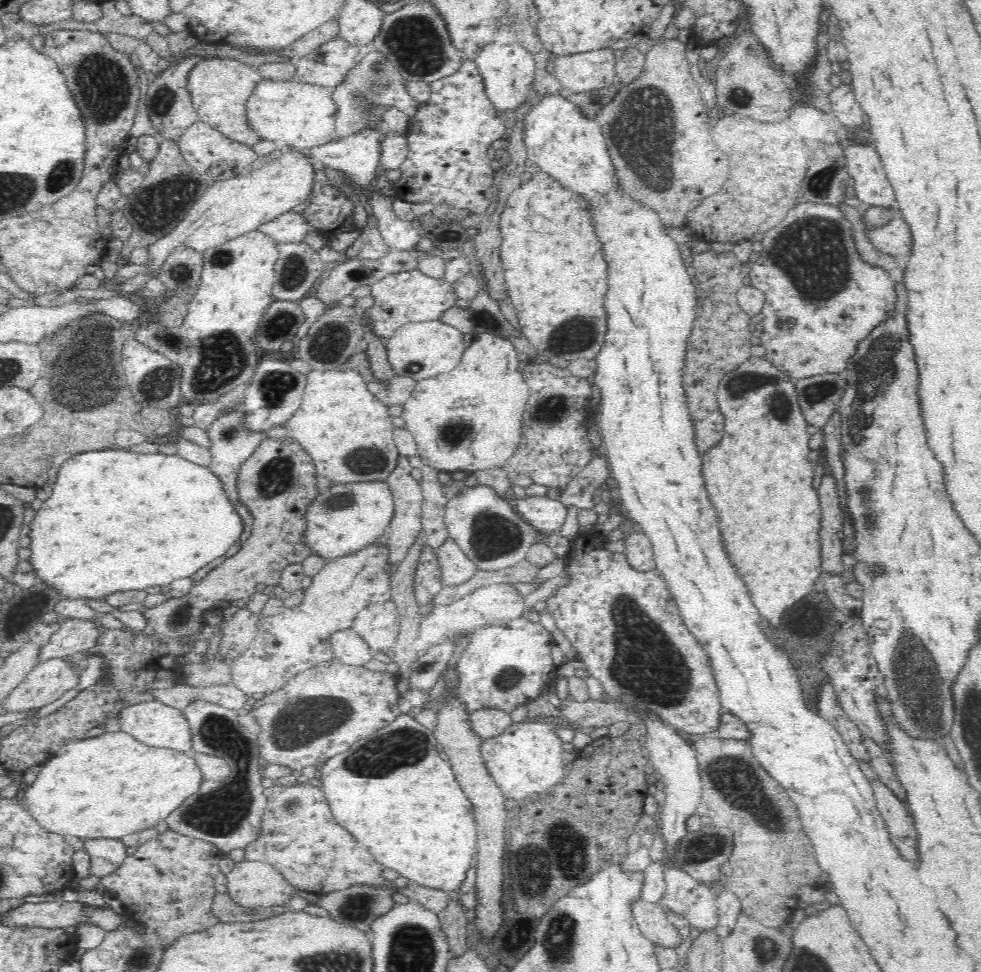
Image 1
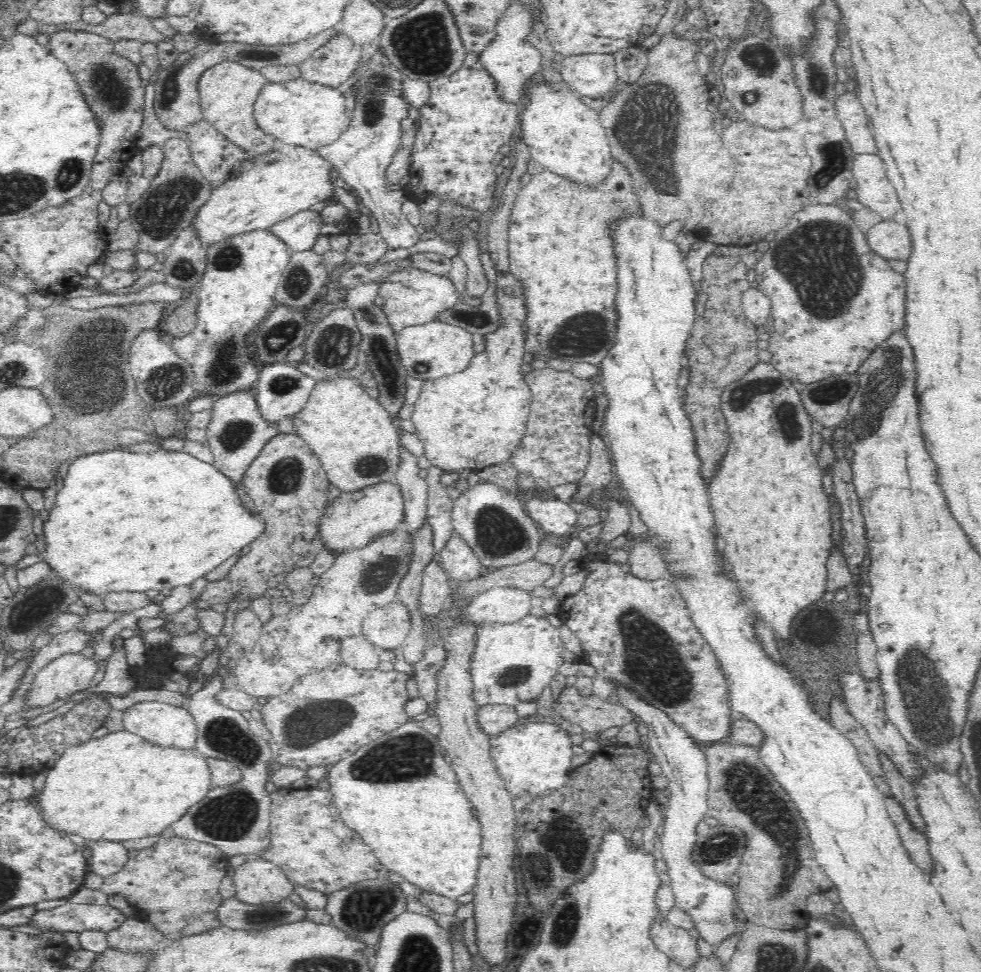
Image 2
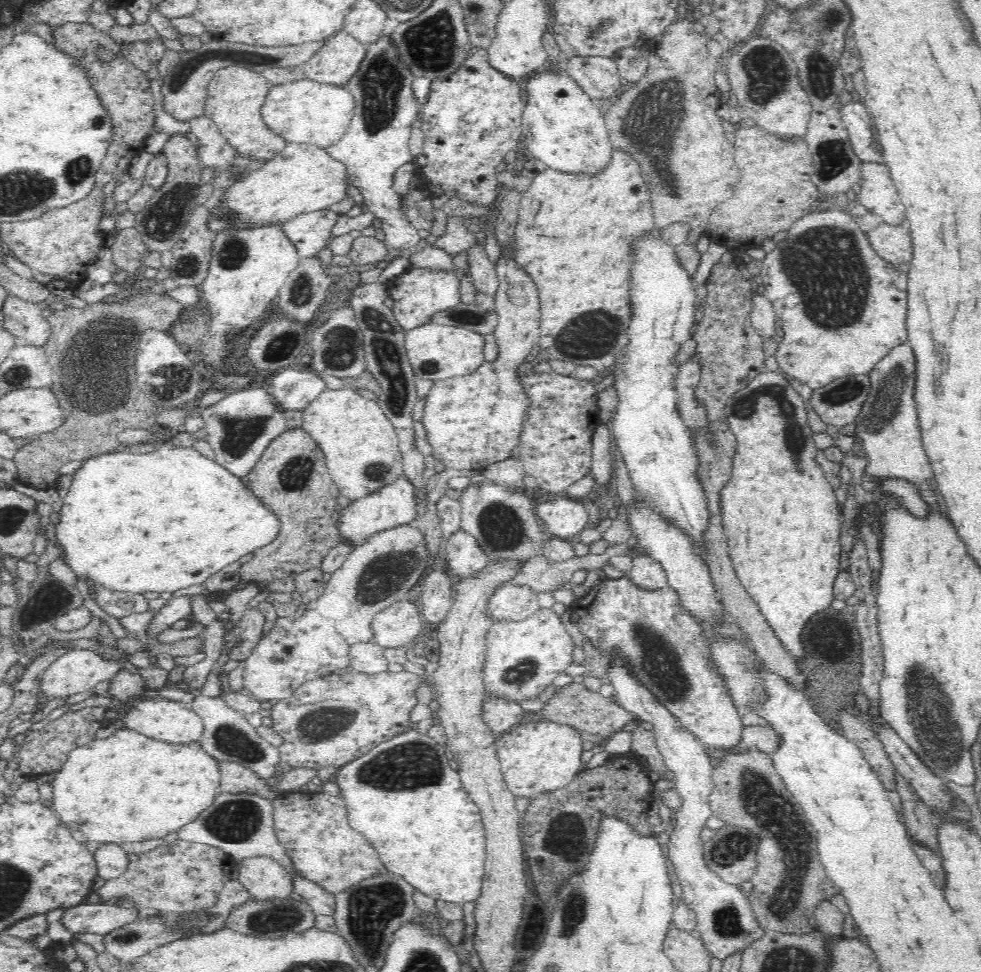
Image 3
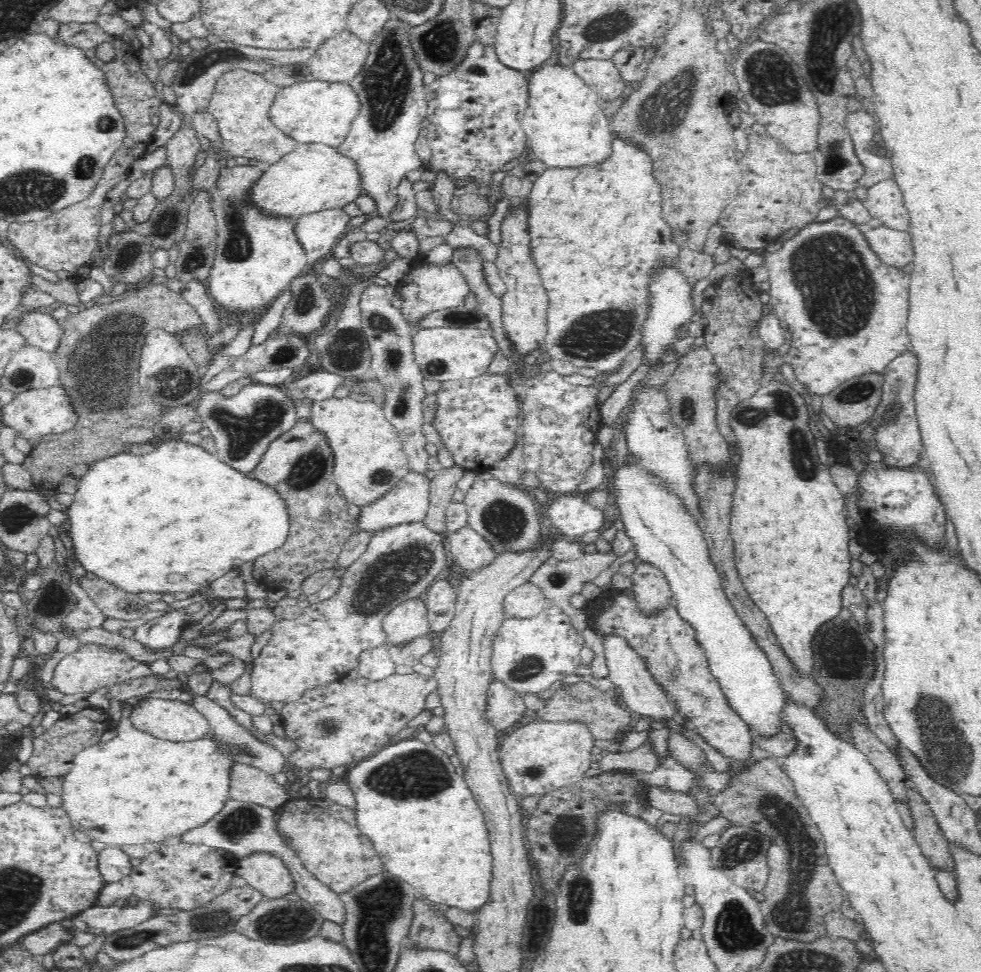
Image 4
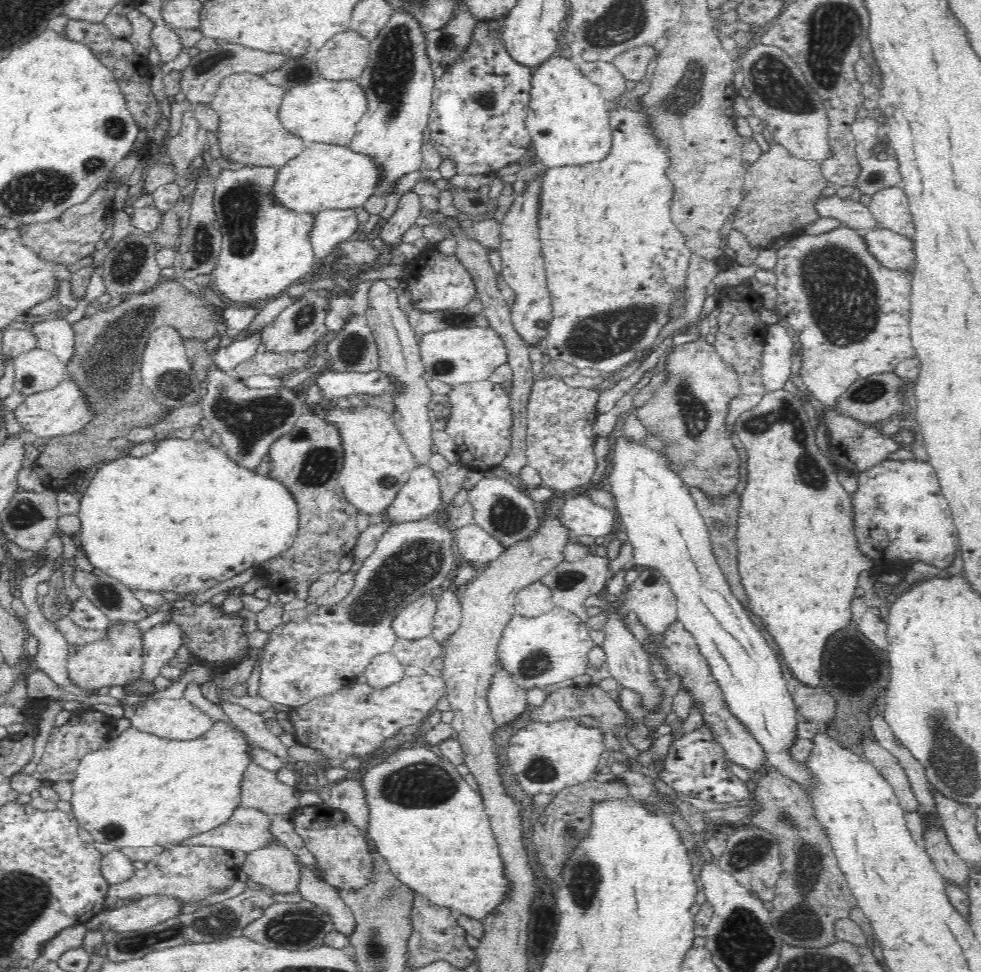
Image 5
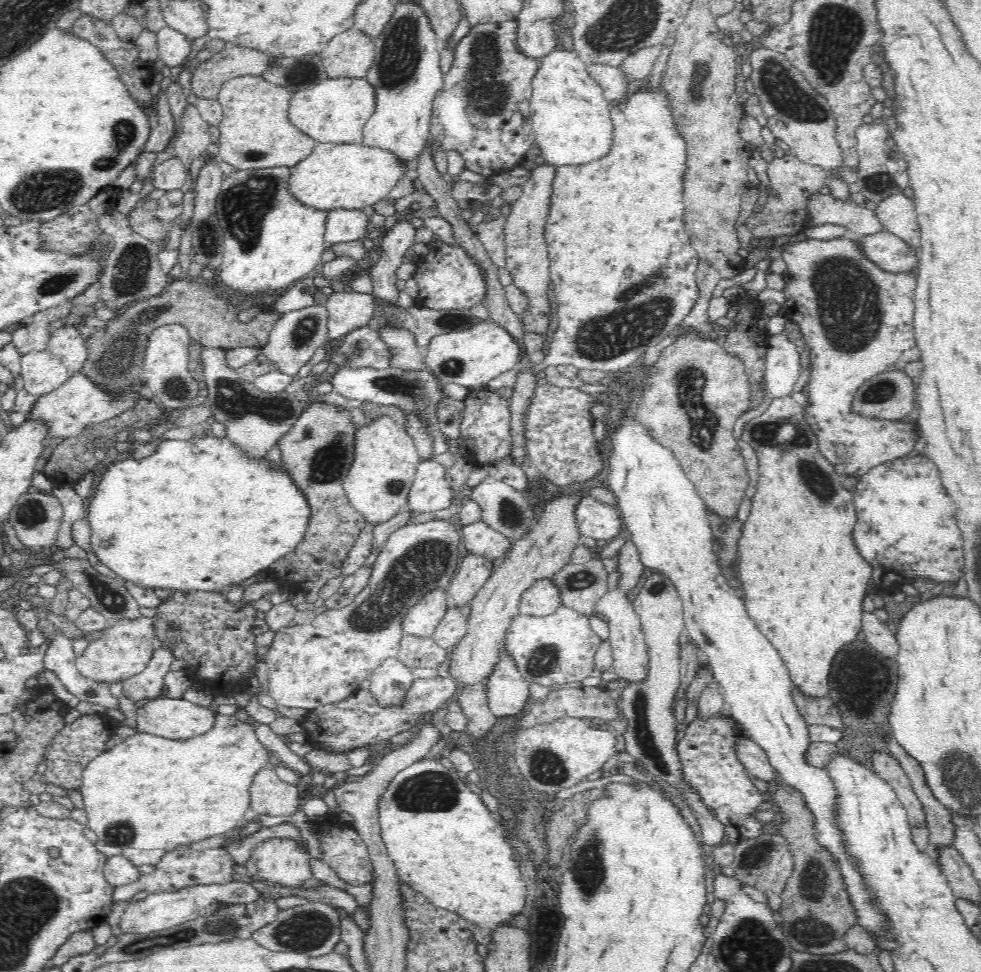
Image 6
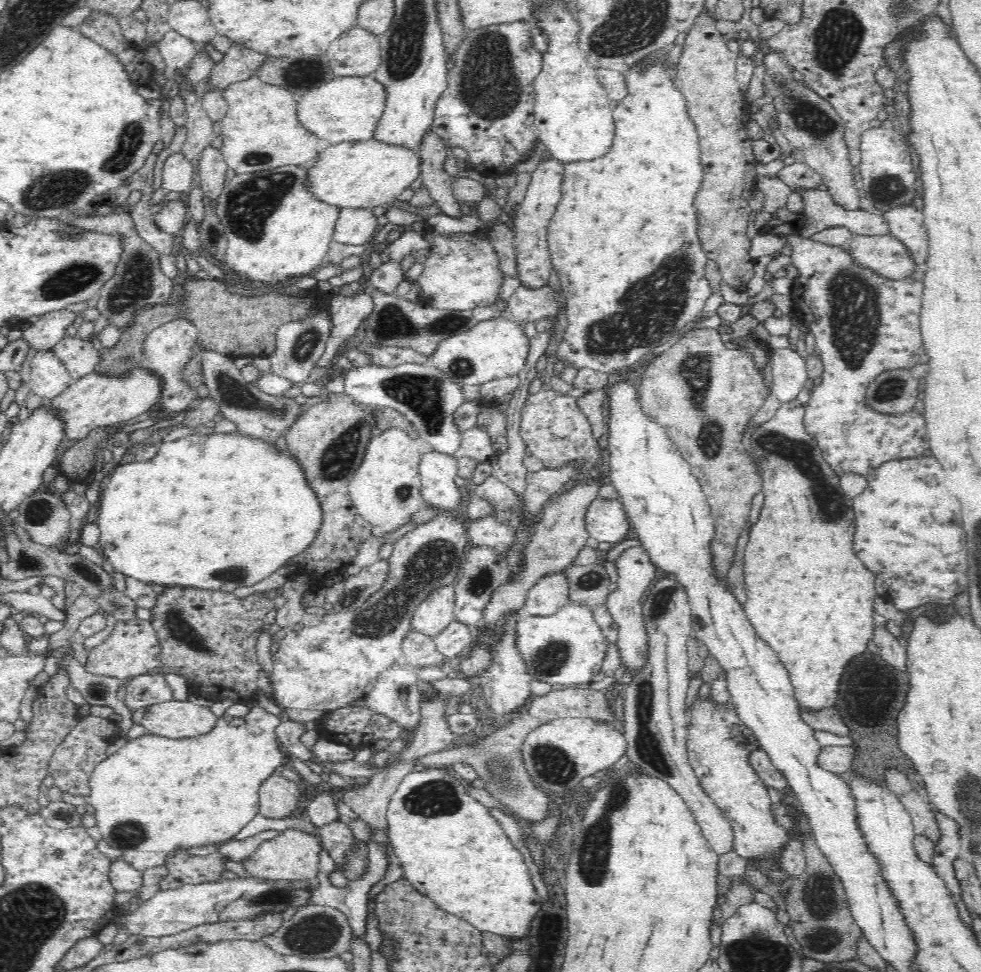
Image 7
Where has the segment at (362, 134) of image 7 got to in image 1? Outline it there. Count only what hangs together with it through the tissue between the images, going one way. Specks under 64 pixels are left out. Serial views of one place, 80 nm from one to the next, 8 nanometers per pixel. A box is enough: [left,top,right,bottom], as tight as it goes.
[246,80,336,152]

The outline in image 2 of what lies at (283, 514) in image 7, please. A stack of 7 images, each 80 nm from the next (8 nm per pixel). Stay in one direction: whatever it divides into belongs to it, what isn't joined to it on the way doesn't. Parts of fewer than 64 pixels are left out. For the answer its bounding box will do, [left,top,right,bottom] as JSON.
[42,450,262,597]

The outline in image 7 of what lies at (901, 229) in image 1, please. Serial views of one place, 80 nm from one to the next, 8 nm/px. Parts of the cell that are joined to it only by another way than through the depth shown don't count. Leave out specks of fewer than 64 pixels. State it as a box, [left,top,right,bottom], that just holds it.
[847,233,916,280]

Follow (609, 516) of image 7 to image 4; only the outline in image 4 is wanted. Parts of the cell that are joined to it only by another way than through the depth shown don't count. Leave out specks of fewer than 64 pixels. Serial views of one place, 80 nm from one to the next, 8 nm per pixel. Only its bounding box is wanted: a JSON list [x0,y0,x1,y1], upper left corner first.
[546,493,606,540]

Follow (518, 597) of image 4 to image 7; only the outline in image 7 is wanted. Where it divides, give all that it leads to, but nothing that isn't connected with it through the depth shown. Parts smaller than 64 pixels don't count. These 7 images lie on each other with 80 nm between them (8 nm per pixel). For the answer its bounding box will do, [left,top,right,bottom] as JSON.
[522,572,568,616]

